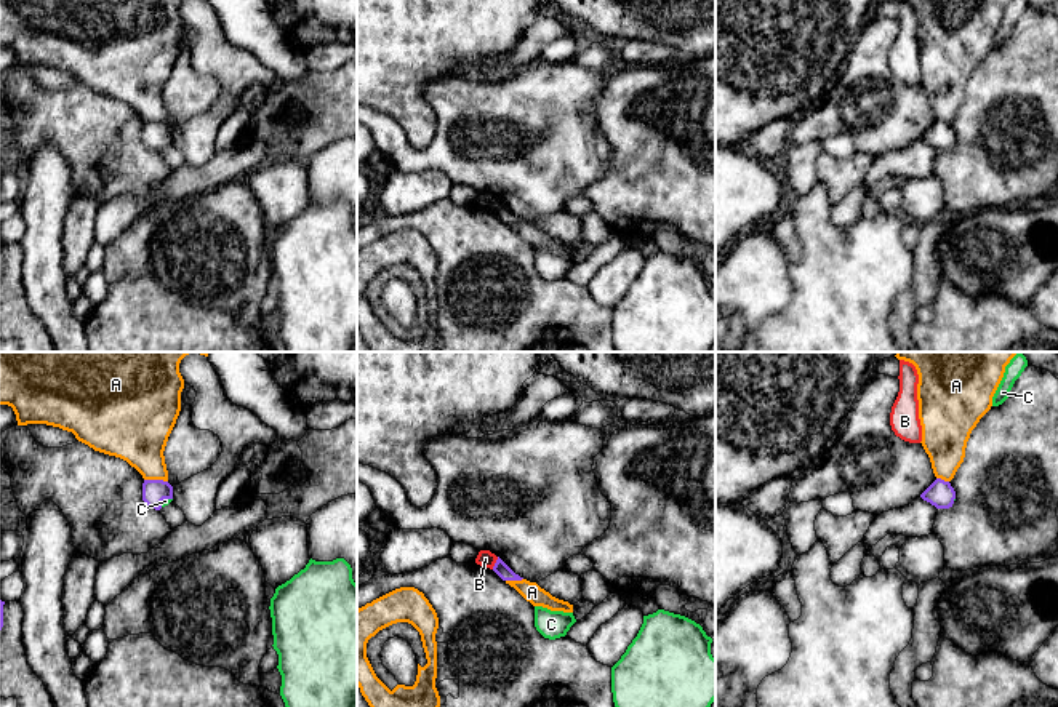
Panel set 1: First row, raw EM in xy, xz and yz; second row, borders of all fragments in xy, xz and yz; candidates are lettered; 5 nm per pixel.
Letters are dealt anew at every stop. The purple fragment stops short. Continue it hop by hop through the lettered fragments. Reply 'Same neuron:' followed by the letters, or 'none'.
Same neuron: C

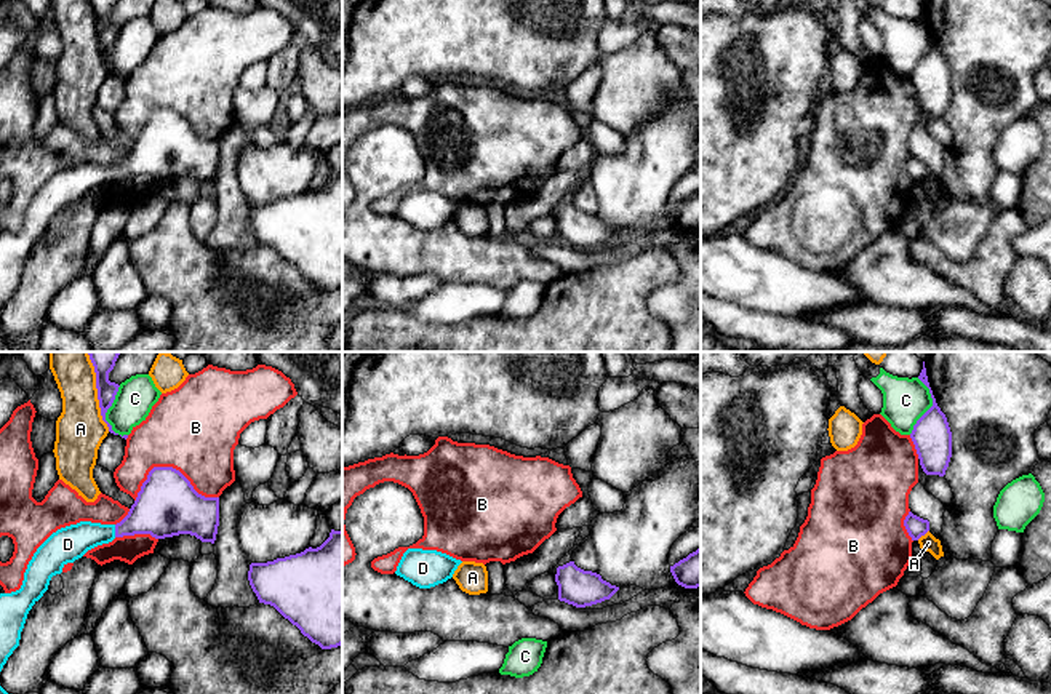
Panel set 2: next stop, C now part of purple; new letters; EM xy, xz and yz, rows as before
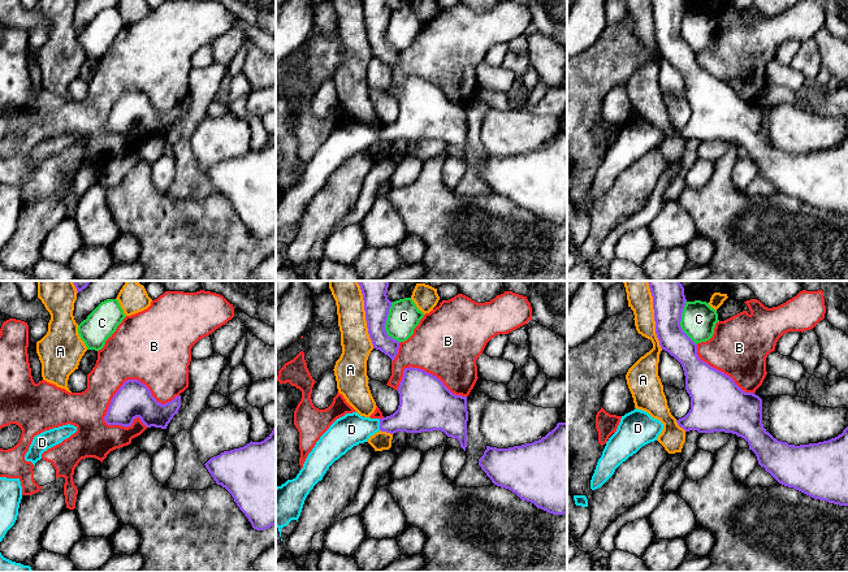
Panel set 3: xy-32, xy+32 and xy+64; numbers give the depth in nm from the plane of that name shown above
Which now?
Same neuron: D

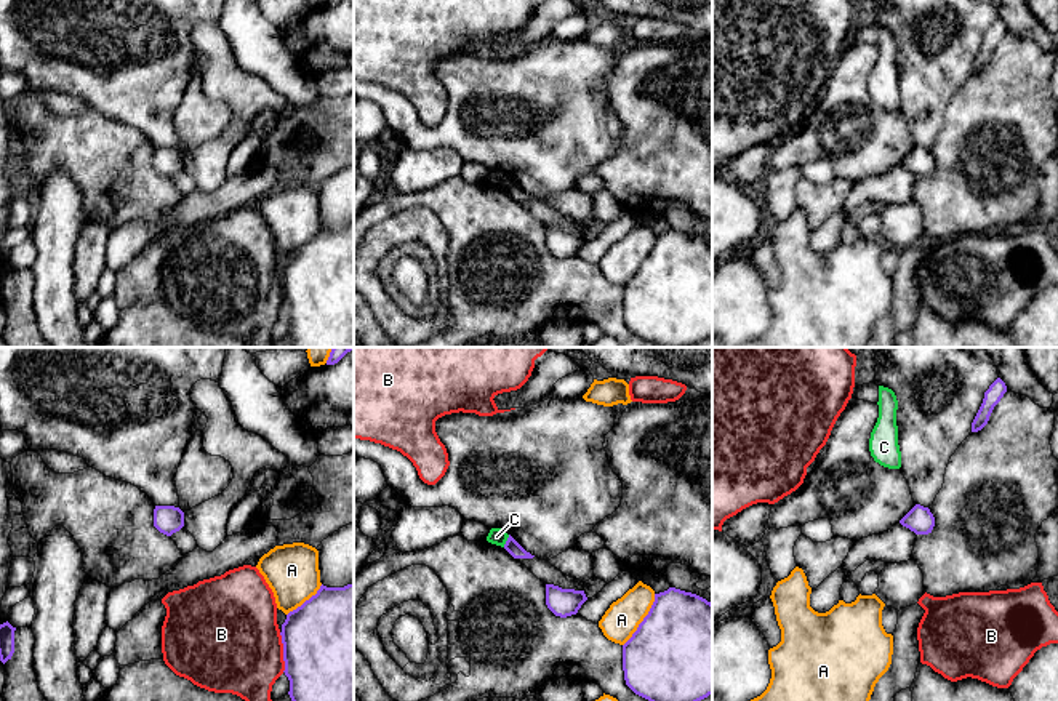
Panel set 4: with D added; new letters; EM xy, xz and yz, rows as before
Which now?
Same neuron: none

